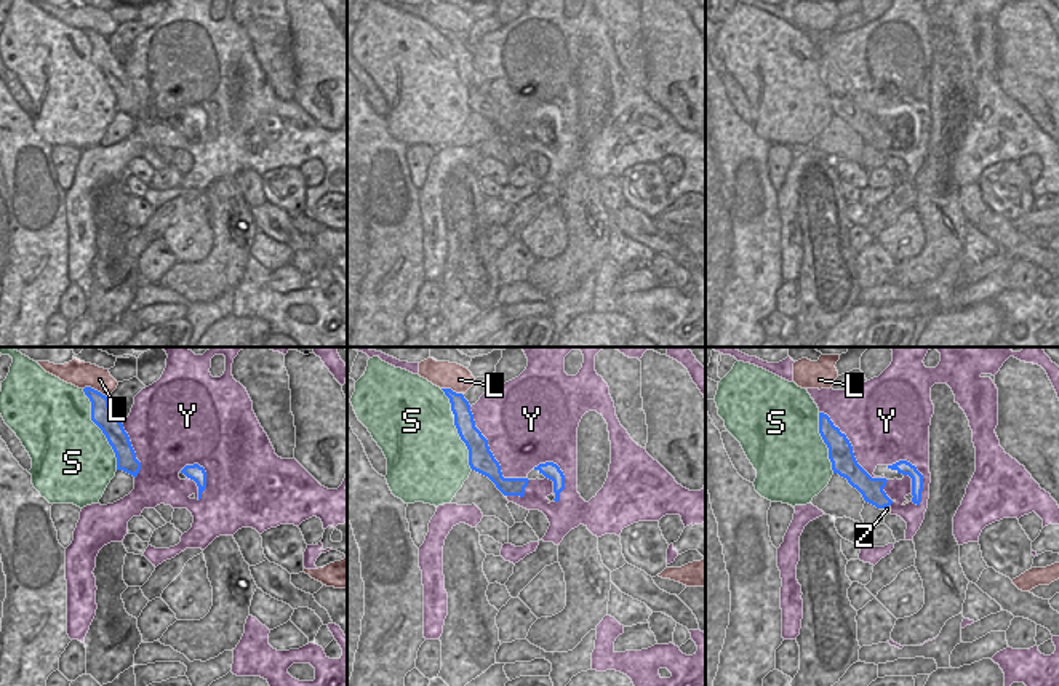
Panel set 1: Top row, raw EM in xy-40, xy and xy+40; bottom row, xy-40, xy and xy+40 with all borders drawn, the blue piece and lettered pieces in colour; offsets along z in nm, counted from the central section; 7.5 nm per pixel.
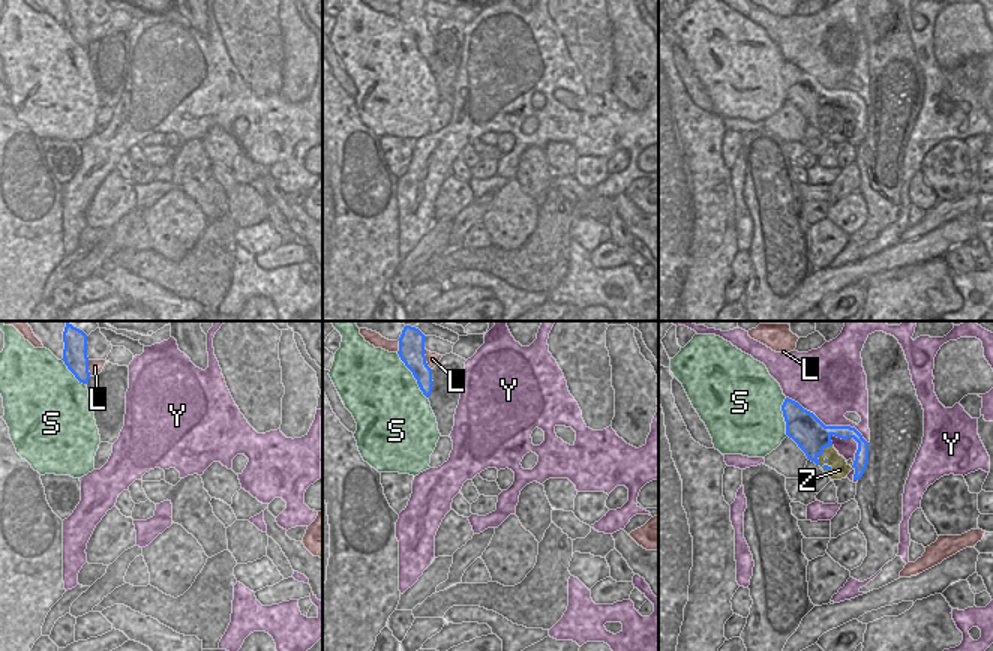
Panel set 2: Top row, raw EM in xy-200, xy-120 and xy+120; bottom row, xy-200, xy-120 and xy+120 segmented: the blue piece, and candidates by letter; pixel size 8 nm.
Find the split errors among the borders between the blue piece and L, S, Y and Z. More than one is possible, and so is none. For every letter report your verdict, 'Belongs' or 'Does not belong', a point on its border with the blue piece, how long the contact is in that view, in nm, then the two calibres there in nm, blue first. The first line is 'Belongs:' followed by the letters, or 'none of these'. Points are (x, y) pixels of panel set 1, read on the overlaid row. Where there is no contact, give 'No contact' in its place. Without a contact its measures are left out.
Belongs: Z
L: Does not belong. Touches blue at xy-40 (93, 389). Shared border 190 nm. Thickness 170 nm (blue) against 200 nm
S: Does not belong. Touches blue at xy-40 (99, 427). Shared border 650 nm. Thickness 170 nm (blue) against 500 nm
Y: Does not belong. Touches blue at xy (491, 453). Shared border 700 nm. Thickness 190 nm (blue) against 500 nm
Z: Belongs. Touches blue at xy+40 (883, 507). Shared border 80 nm. Thickness 170 nm (blue) against 50 nm.

